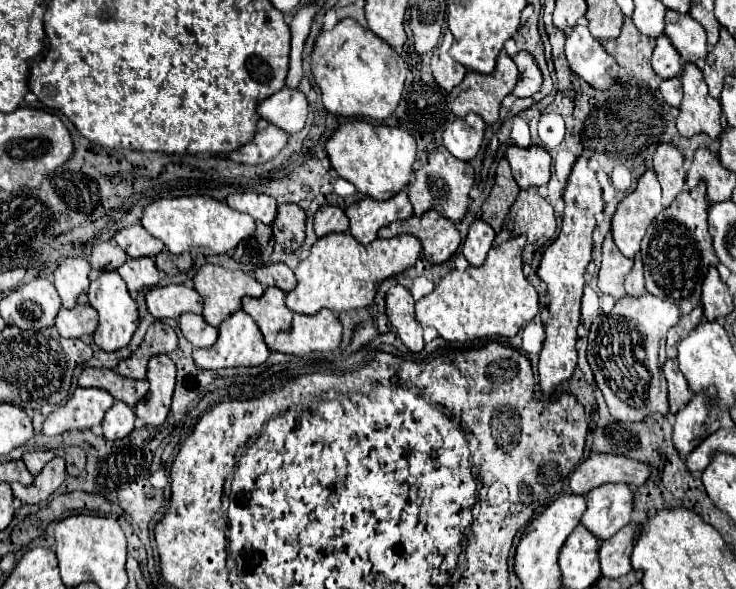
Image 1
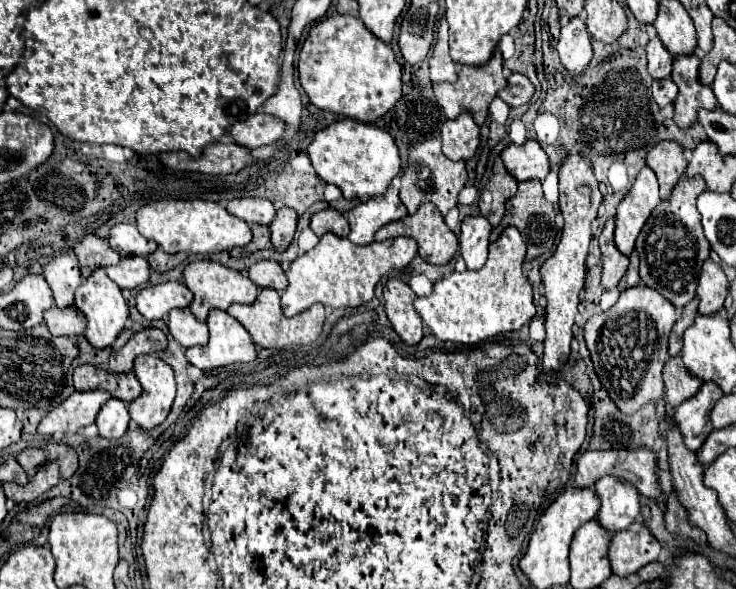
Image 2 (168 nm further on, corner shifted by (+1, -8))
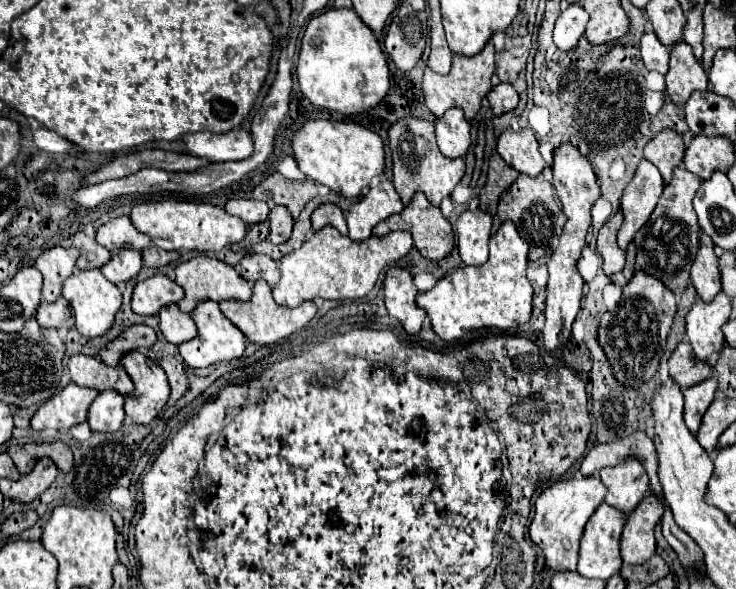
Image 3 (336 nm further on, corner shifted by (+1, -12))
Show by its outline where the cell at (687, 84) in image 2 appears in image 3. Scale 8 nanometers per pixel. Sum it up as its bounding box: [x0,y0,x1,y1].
[665,42,709,108]

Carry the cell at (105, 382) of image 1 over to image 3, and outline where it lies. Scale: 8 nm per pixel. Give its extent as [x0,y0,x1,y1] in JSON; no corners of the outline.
[69,354,135,396]

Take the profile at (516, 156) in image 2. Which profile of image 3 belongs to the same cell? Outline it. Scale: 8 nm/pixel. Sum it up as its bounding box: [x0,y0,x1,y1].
[497,128,547,176]

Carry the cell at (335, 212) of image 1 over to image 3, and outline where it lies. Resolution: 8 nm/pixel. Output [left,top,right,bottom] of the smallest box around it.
[311,204,347,236]

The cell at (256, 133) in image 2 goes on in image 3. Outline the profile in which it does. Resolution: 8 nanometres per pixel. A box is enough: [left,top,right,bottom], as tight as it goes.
[183,128,253,162]

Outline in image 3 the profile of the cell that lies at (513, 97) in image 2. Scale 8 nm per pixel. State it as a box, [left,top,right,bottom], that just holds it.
[487,84,519,116]

